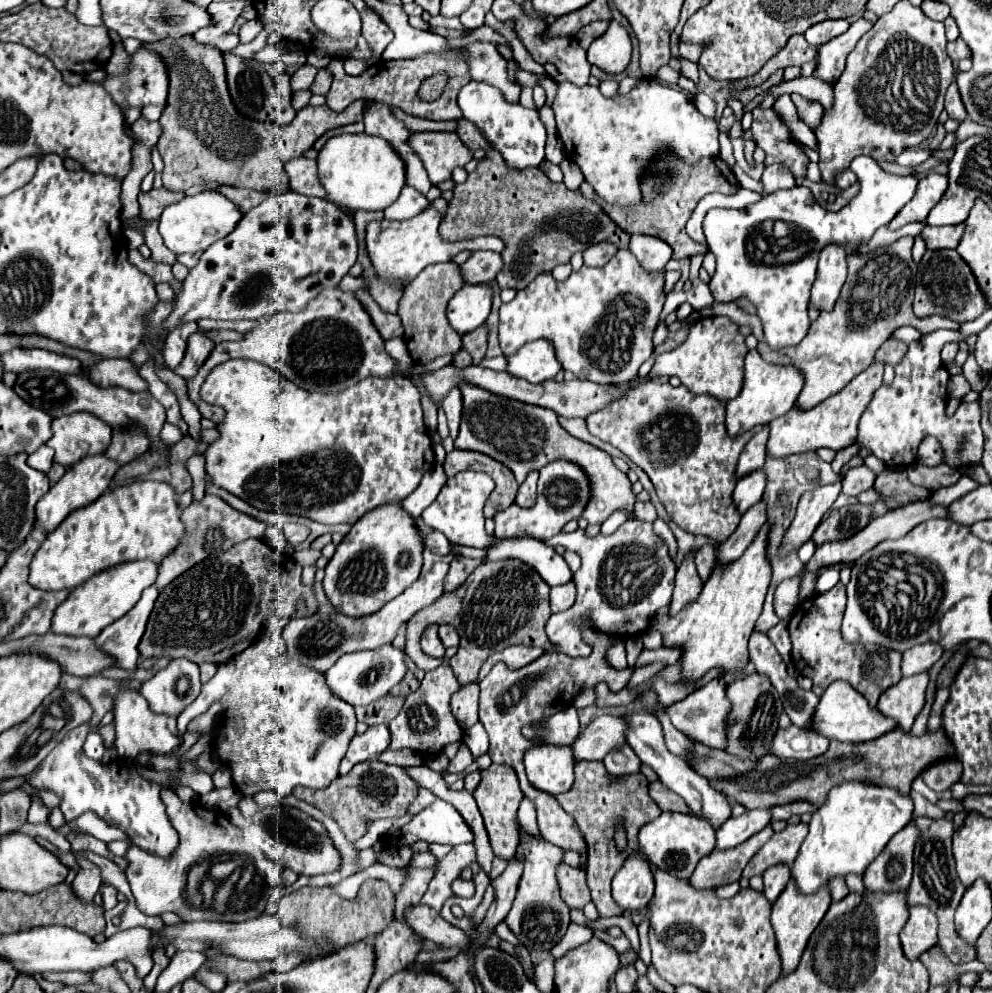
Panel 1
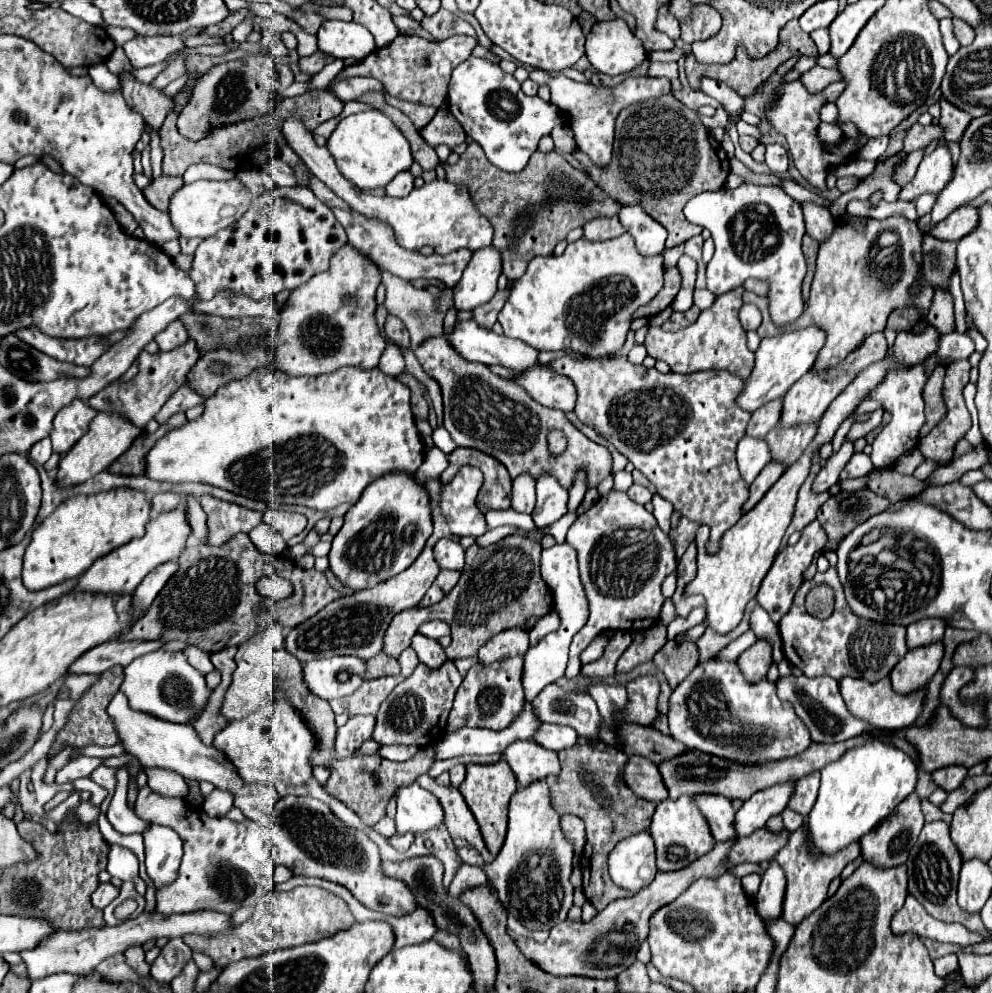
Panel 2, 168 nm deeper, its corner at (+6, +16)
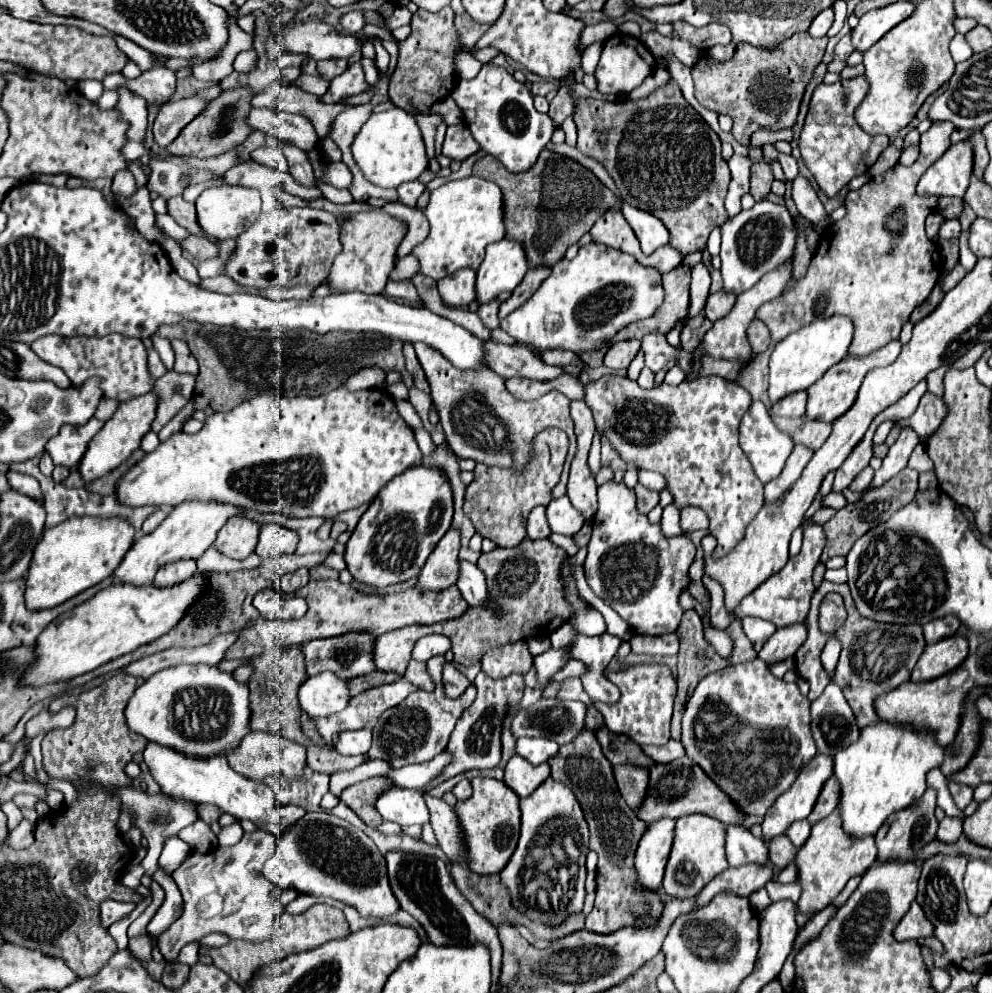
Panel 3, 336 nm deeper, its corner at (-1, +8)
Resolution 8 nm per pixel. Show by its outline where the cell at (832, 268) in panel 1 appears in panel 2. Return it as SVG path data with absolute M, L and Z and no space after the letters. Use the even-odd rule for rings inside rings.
M804 202L802 208L804 208L806 234L812 236L816 242L830 238L834 228L836 228L836 222L834 222L834 216L830 214L830 210L824 208L824 206L810 204L810 202Z

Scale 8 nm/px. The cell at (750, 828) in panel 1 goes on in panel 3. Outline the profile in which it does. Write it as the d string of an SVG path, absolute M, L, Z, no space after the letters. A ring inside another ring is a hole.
M817 754L805 768L801 768L795 784L777 798L763 820L763 834L767 838L775 838L785 832L785 828L795 822L803 820L811 814L817 796L833 774L833 756Z

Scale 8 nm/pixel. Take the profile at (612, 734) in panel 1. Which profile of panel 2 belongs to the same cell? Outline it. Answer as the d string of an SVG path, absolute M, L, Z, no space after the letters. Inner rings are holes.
M542 724L540 730L532 736L534 742L542 744L544 748L550 750L566 750L572 748L578 742L578 734L570 726L560 726L560 724Z

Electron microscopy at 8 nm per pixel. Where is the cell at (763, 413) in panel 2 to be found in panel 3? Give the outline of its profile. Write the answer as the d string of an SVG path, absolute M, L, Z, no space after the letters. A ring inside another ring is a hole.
M795 392L793 396L785 396L785 400L779 400L773 404L771 414L775 416L787 416L787 418L797 418L805 414L805 400L807 392Z

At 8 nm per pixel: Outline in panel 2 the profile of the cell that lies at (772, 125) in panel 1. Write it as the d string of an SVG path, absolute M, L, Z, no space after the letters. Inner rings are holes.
M798 80L796 82L790 82L790 84L782 84L776 92L774 92L774 98L766 104L766 120L770 124L772 130L776 130L778 134L782 134L788 142L788 150L792 154L792 160L796 164L796 168L800 170L800 174L816 188L820 190L826 190L826 168L830 166L838 166L842 162L848 162L852 158L852 154L848 156L838 156L834 154L836 146L830 148L826 144L822 144L818 138L816 138L816 128L820 124L820 118L818 118L818 112L820 112L820 106L824 102L834 102L840 92L844 90L844 82L834 82L830 86L826 86L822 92L816 92L816 94L810 94Z

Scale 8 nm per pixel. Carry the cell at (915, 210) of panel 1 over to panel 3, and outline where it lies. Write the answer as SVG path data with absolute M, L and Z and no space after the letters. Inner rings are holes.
M963 140L953 144L919 180L921 196L955 196L963 198L973 172L973 146Z

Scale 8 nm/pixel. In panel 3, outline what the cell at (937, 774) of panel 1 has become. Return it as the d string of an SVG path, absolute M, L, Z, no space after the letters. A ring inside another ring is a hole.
M951 782L949 790L951 790L951 796L953 796L953 800L955 800L955 804L957 804L959 810L965 810L965 806L973 800L973 788L969 788L965 784Z

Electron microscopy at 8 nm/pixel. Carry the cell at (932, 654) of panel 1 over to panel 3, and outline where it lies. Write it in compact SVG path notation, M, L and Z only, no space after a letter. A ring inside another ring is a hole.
M943 616L939 620L931 620L929 624L923 626L925 642L933 644L933 642L945 638L945 636L953 636L959 626L961 626L961 622L957 620L957 616Z

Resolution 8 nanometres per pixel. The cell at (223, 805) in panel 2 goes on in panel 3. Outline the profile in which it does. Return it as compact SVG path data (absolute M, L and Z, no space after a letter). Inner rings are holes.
M235 822L235 824L231 824L231 826L227 826L227 828L221 828L221 834L219 834L219 846L233 846L233 844L237 844L239 840L241 840L241 836L243 836L243 830L241 830L241 826L239 826L239 822Z

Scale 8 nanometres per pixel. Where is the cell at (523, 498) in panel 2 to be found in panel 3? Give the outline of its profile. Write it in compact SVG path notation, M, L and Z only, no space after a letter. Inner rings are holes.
M543 506L533 508L533 512L529 514L529 520L527 520L527 534L529 534L531 540L543 540L543 538L547 538L547 536L551 534Z

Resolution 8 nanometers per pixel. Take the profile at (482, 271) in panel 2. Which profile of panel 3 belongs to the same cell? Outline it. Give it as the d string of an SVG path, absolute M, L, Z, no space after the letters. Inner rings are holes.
M509 238L489 244L485 260L477 270L477 300L487 304L503 290L513 292L527 270L529 264L521 244Z

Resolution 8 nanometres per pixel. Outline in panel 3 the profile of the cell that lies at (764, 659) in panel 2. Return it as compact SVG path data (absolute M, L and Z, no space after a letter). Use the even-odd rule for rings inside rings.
M797 622L785 628L777 628L777 632L765 642L763 650L759 652L759 658L765 664L775 664L785 658L795 656L797 648L807 640L807 628L805 622Z

